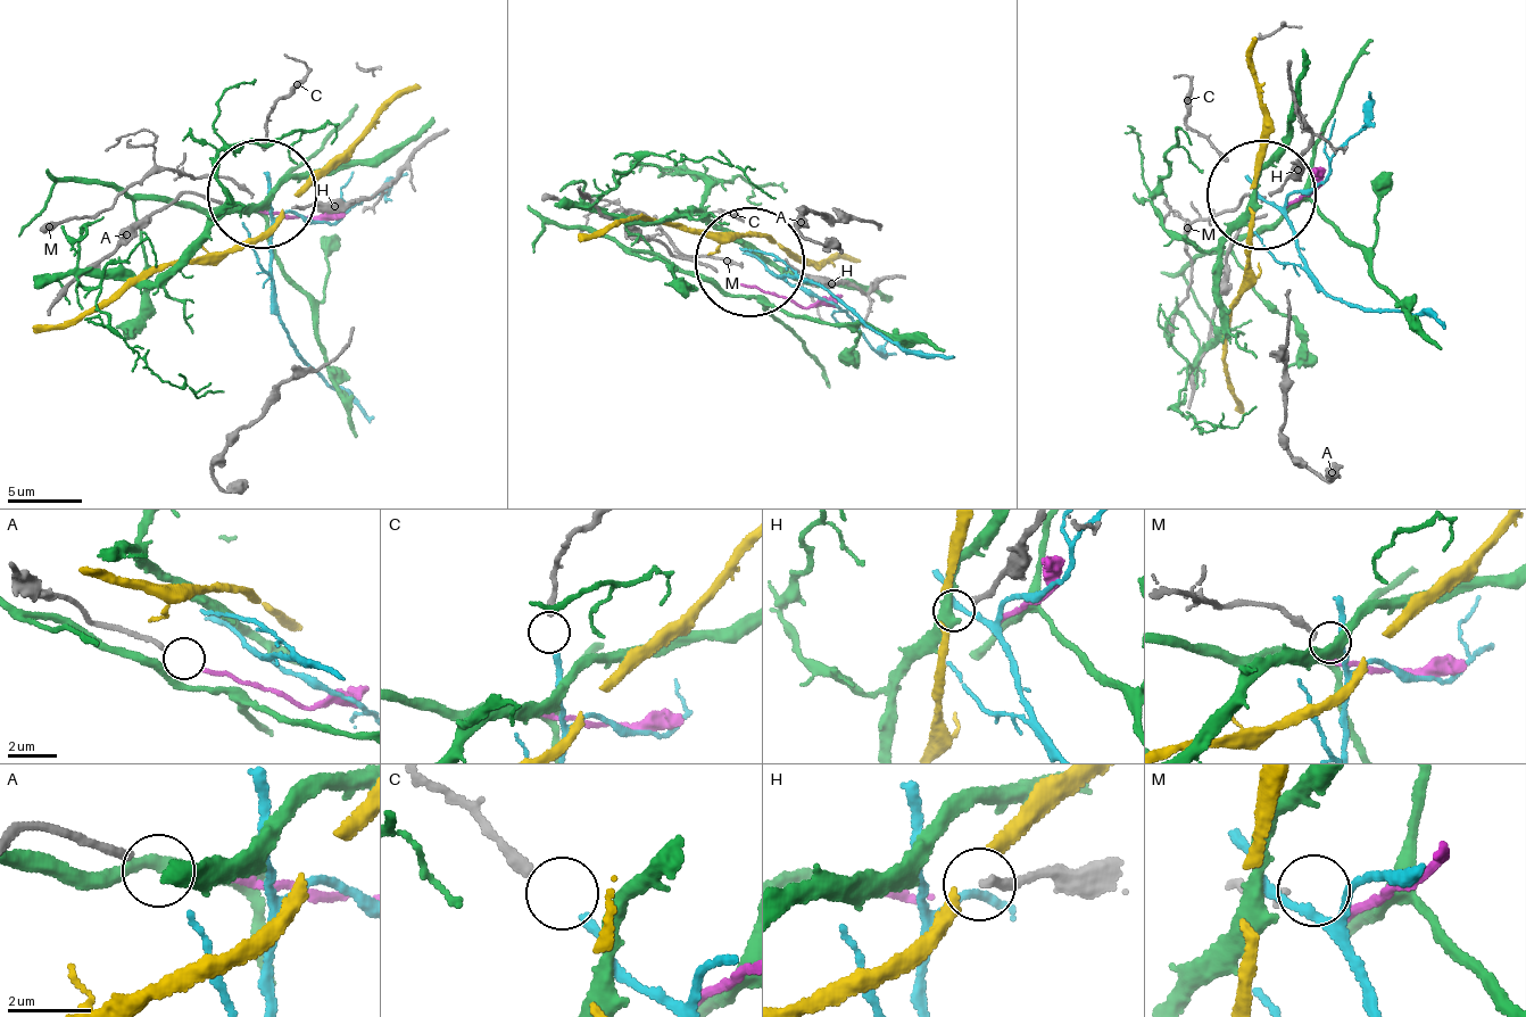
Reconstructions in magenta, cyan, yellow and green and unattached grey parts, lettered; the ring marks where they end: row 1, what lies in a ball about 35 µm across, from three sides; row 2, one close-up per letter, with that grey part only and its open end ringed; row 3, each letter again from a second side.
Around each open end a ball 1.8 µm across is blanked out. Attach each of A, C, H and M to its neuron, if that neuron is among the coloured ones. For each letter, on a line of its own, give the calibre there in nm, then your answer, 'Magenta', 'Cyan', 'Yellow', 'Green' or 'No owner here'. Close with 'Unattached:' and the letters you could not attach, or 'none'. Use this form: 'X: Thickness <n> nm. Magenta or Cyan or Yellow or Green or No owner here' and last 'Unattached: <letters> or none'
A: Thickness 180 nm. Magenta
C: Thickness 300 nm. Cyan
H: Thickness 220 nm. No owner here
M: Thickness 200 nm. No owner here
Unattached: H, M

